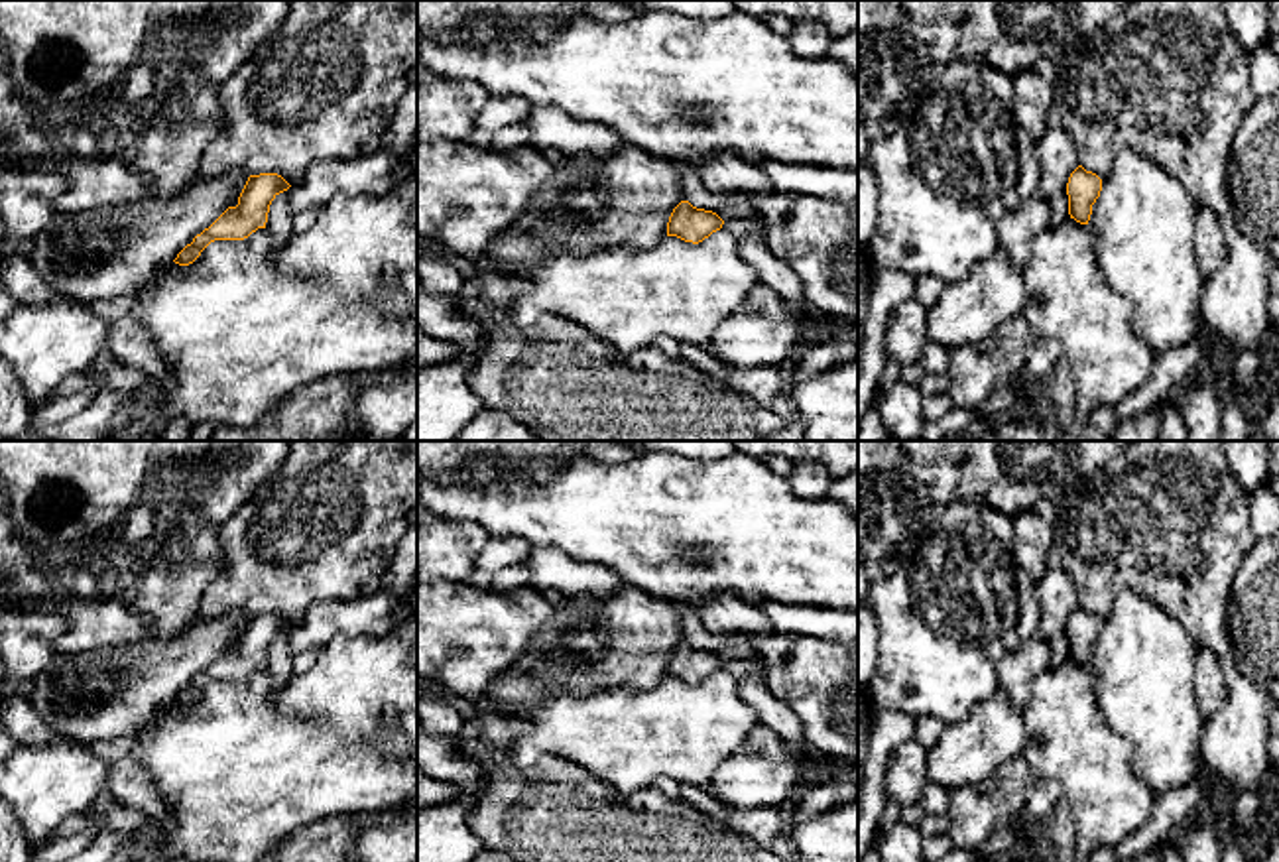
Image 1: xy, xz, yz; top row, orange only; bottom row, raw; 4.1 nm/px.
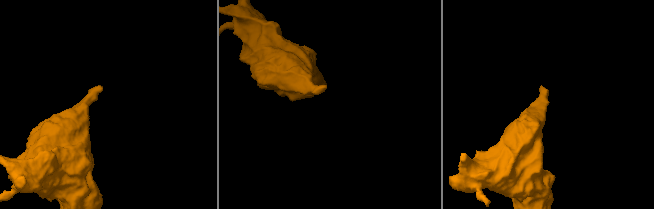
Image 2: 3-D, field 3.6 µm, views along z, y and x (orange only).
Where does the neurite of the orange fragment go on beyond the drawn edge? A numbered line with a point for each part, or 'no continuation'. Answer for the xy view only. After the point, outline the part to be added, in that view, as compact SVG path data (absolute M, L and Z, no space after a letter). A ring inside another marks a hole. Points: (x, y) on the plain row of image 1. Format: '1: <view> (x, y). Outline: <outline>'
1: xy (374, 615). Outline: M378 590L354 600L315 602L285 636L293 655L305 649L319 651L335 636L386 636L413 614L407 594Z

